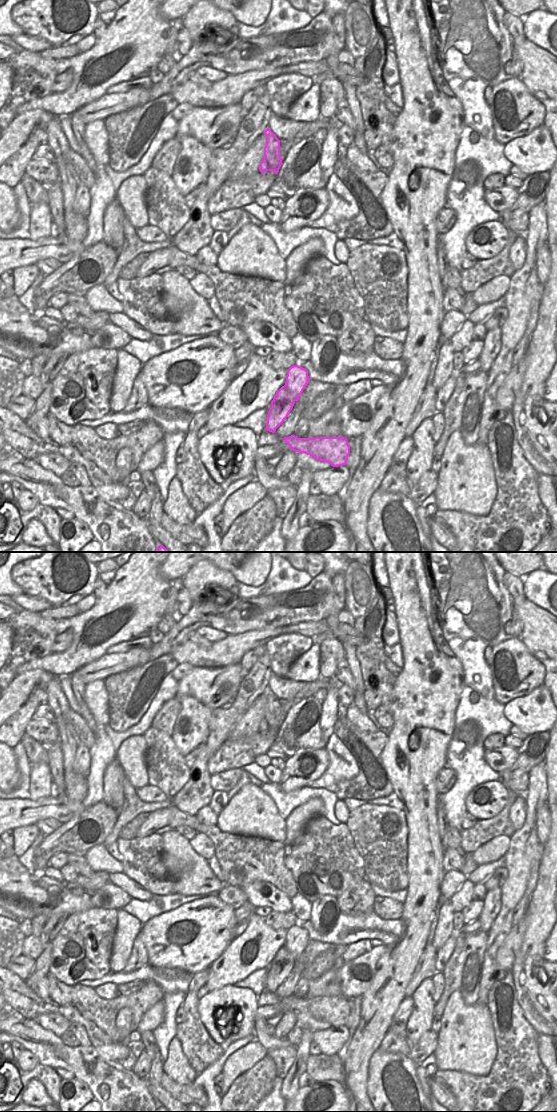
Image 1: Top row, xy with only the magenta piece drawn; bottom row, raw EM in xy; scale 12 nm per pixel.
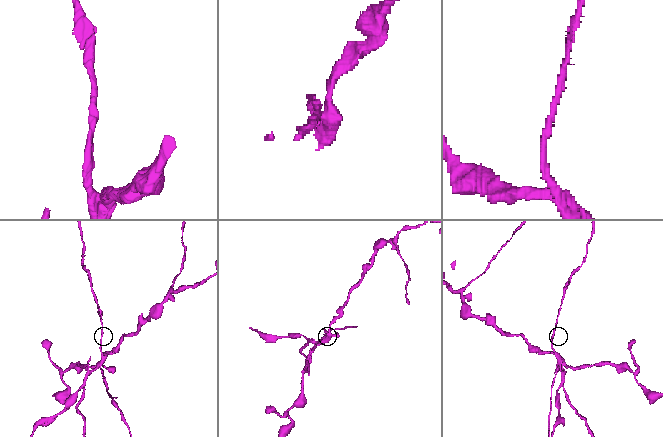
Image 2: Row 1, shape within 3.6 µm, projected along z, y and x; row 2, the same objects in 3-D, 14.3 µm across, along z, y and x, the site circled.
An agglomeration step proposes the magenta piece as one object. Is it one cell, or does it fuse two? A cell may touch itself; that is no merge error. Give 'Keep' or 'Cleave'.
Cleave.

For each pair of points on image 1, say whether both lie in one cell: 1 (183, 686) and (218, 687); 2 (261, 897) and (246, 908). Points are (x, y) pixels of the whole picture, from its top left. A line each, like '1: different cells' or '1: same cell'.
1: same cell
2: different cells

